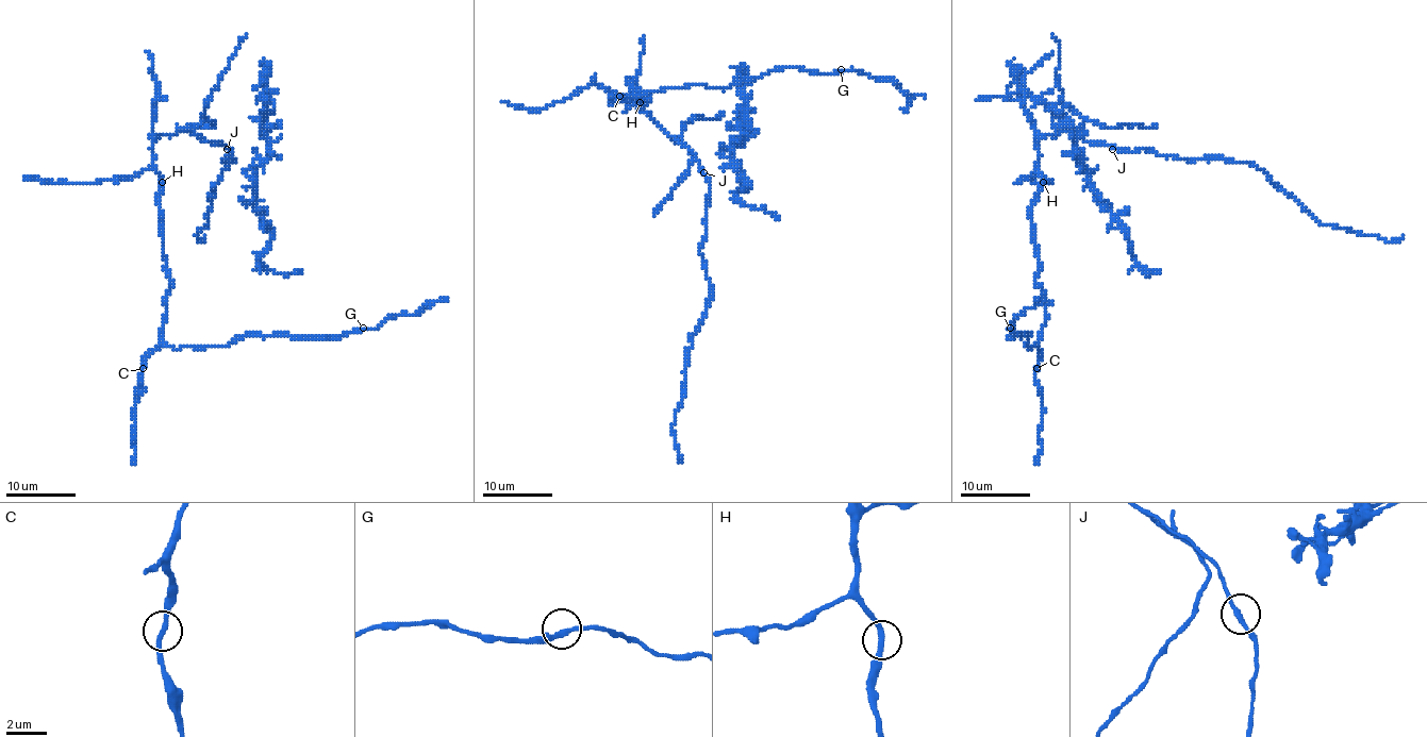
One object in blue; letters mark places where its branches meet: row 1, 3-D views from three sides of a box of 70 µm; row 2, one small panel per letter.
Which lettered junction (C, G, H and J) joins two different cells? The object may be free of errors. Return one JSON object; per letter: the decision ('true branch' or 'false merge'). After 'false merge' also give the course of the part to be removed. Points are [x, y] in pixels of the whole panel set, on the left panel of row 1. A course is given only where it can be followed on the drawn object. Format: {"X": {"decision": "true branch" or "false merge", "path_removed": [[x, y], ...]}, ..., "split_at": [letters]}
{"C": {"decision": "true branch"}, "G": {"decision": "true branch"}, "H": {"decision": "true branch"}, "J": {"decision": "true branch"}, "split_at": []}

